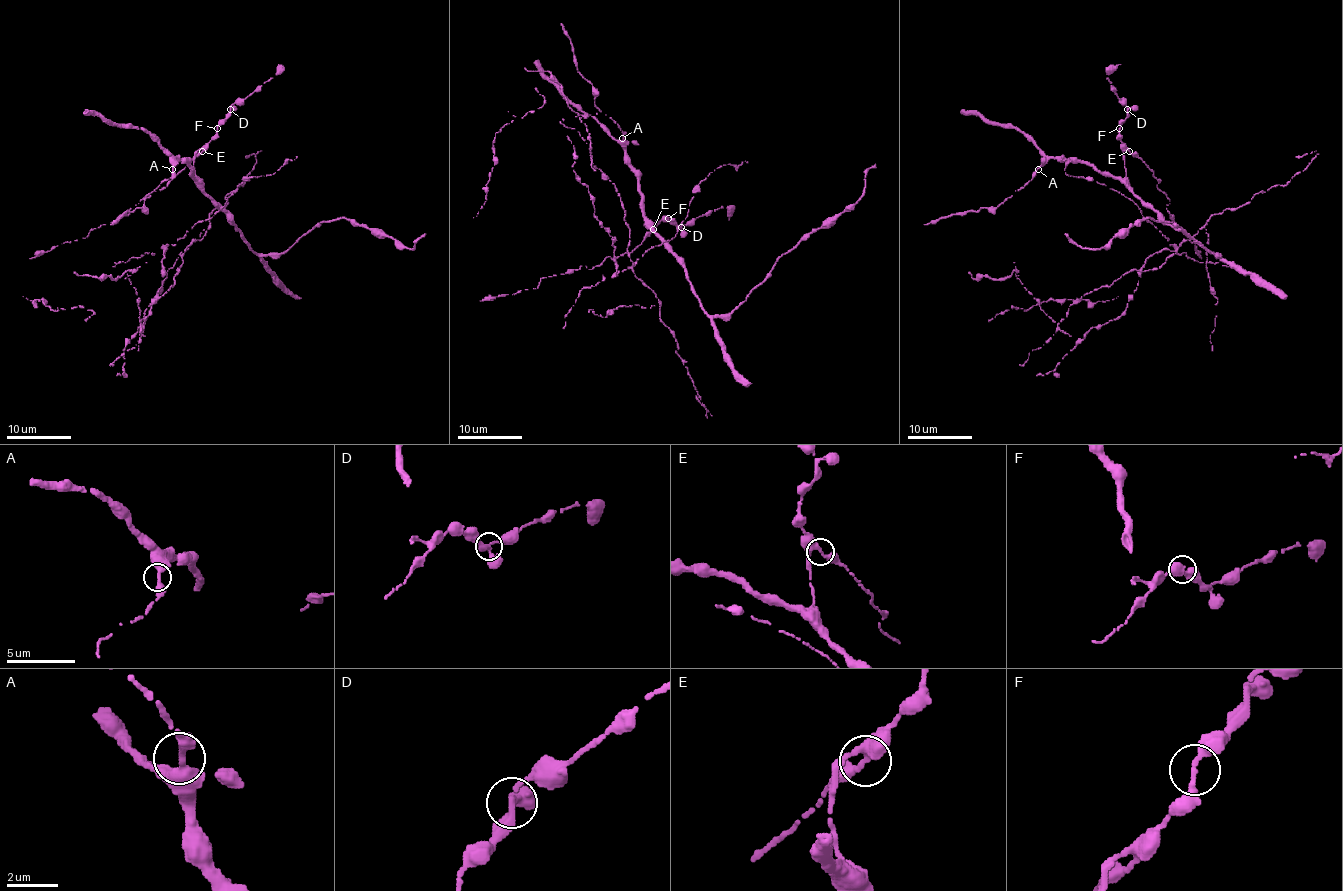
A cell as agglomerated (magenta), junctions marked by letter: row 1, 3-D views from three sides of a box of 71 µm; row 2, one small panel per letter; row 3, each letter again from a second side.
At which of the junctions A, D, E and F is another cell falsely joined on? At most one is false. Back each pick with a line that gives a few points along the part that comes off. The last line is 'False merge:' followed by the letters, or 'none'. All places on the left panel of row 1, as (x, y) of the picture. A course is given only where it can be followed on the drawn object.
False merge: E

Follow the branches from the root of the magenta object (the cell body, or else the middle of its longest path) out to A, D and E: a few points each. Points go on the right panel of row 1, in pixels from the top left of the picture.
A: (1166, 261), (1172, 253), (1169, 240), (1142, 216), (1142, 201), (1121, 180), (1083, 162), (1056, 157), (1038, 169)
D: (1166, 261), (1172, 253), (1169, 240), (1142, 216), (1142, 201), (1125, 177), (1125, 144), (1119, 128), (1127, 109)
E: (1166, 261), (1172, 253), (1169, 240), (1142, 216), (1142, 201), (1132, 191), (1125, 177), (1124, 151), (1129, 151)

